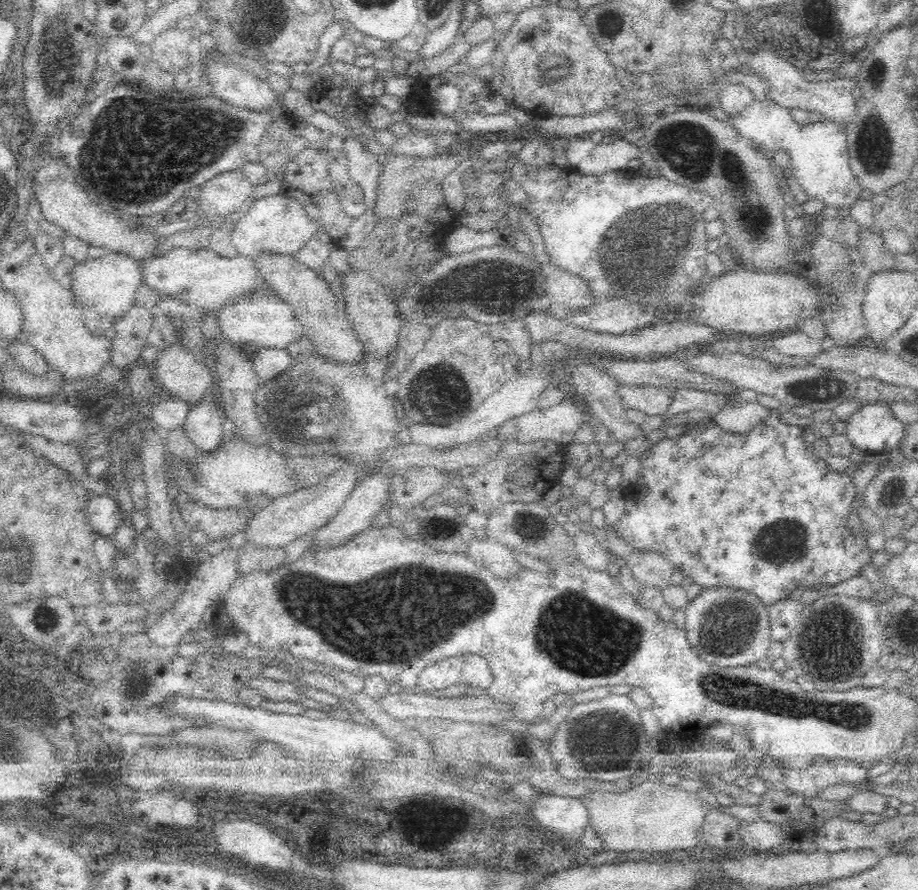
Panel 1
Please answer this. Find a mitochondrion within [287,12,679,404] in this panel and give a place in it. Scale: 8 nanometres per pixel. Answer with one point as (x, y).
(553, 84)

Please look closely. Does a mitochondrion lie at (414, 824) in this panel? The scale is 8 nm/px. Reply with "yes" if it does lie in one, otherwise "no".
no

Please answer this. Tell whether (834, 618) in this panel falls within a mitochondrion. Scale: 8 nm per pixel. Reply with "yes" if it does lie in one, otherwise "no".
yes

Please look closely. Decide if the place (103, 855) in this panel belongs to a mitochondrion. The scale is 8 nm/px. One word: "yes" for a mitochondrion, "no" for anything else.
yes

